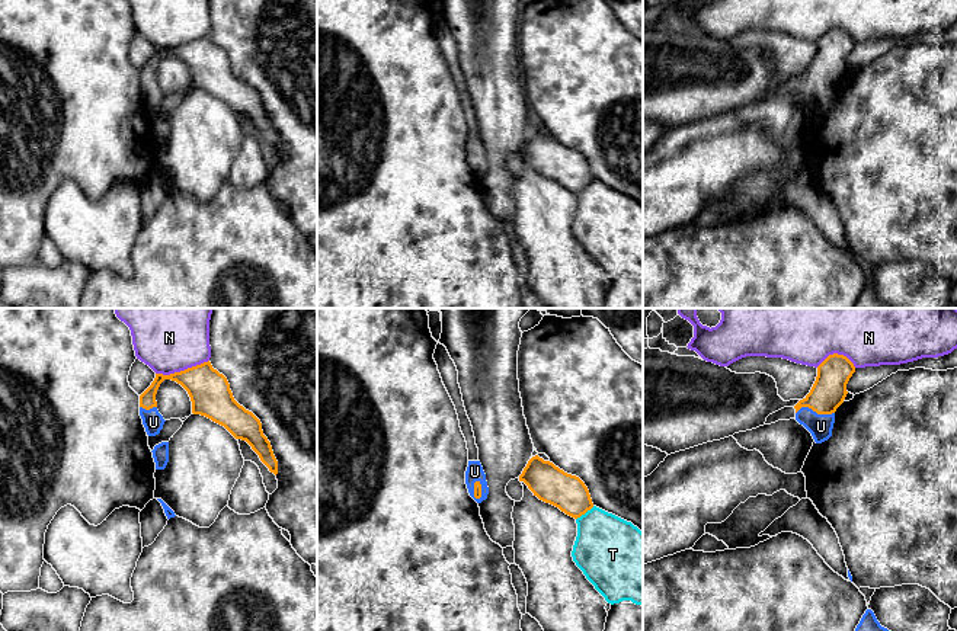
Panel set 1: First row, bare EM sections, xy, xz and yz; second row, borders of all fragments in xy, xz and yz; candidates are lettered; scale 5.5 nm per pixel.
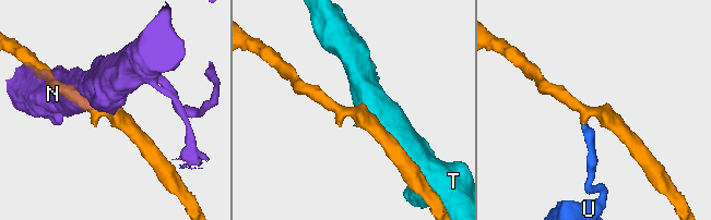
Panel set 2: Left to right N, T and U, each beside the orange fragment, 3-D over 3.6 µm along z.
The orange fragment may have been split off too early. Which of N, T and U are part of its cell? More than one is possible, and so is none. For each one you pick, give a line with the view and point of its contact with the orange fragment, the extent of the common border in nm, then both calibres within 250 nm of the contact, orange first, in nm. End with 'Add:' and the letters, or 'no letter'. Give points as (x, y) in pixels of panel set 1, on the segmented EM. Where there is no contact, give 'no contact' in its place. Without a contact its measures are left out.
U: contact yz (815, 410); length 220 nm; calibres 190 and 130 nm
Add: U

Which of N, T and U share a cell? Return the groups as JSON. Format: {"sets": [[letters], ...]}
{"sets": [["N"], ["T"], ["U"]]}

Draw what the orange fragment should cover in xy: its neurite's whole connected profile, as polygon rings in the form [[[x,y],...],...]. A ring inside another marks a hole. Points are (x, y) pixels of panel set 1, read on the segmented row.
[[[209,361],[170,375],[156,374],[151,385],[140,395],[140,416],[148,436],[159,435],[166,422],[156,401],[164,379],[176,381],[188,391],[193,414],[205,416],[224,426],[236,439],[246,441],[269,471],[278,474],[278,461],[260,420],[234,400],[227,378]]]

